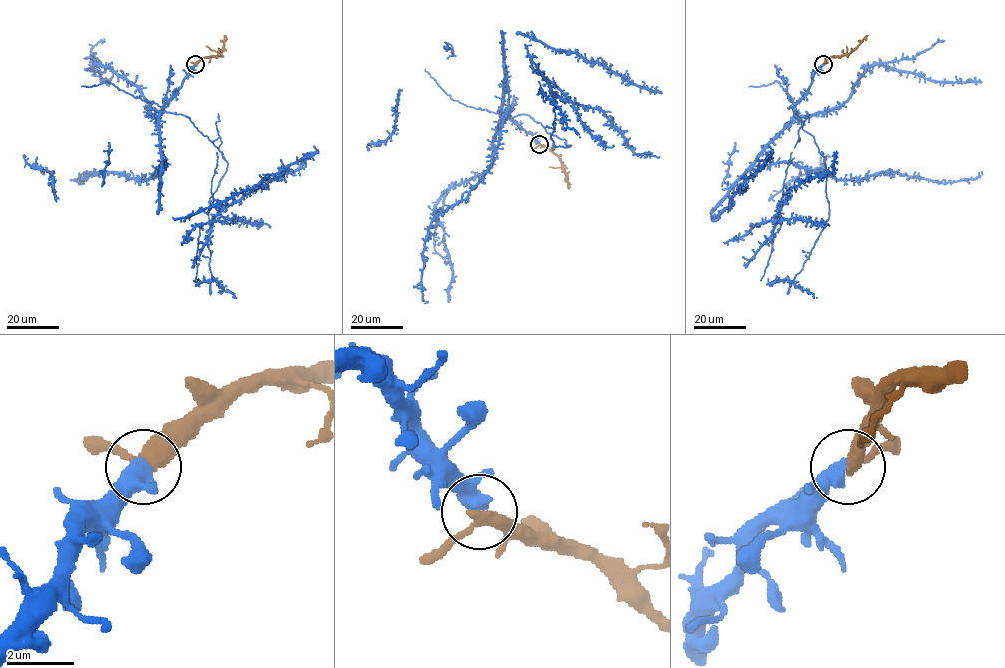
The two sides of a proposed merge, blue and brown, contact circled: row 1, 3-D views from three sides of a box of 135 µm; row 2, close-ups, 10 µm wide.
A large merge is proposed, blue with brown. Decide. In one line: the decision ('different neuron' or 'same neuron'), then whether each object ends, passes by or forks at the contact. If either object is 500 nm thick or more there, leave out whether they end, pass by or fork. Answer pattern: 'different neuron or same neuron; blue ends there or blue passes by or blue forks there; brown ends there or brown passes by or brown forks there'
same neuron; blue passes by; brown passes by

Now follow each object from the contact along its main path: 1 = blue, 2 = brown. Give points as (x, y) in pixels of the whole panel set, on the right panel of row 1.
1: (823, 64), (794, 114), (825, 159), (829, 218), (793, 281), (768, 281), (787, 191), (831, 173), (836, 151)
2: (824, 64), (828, 57), (848, 54), (867, 35)

